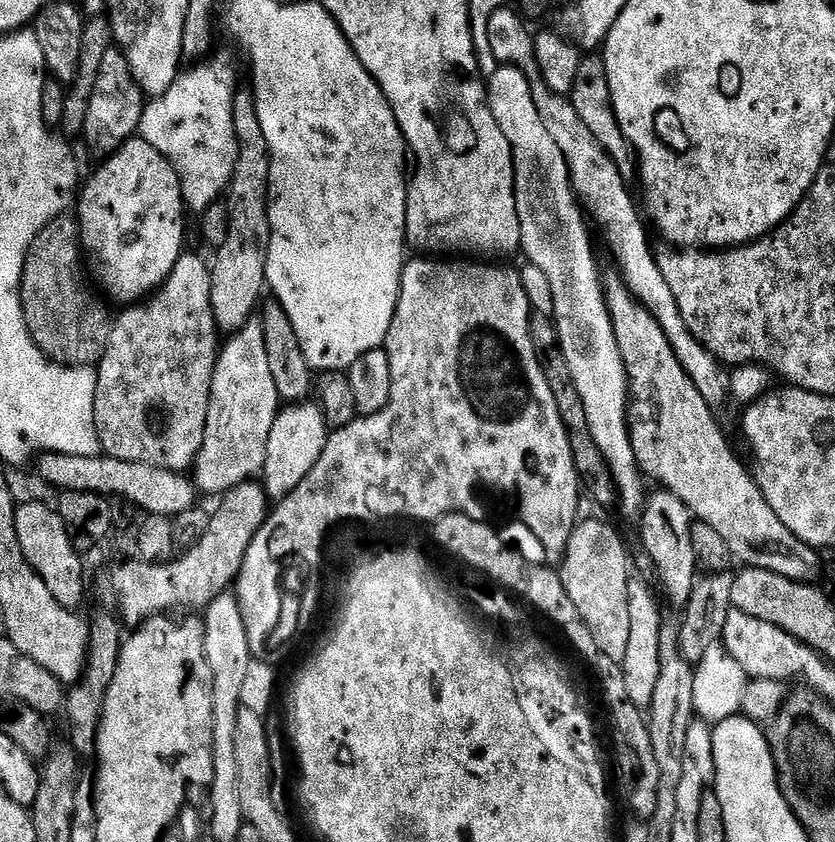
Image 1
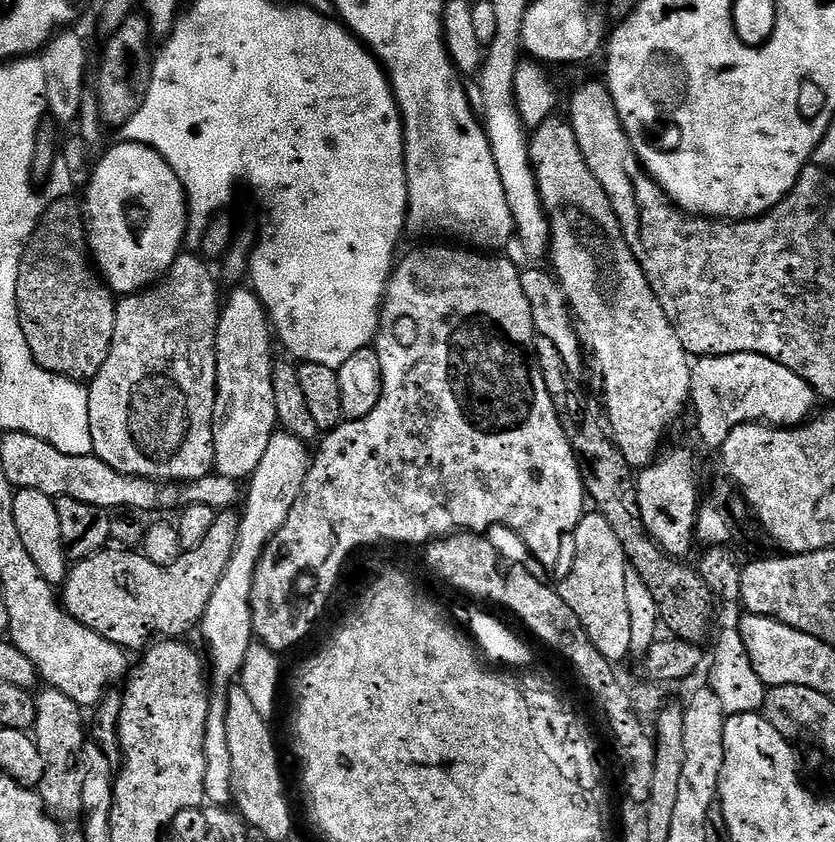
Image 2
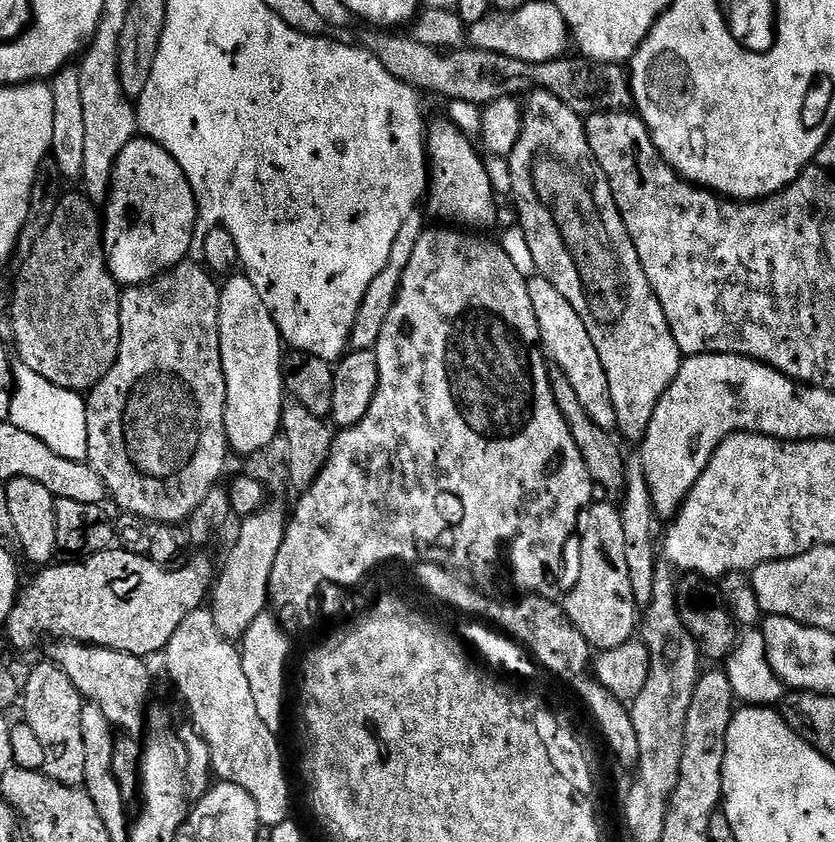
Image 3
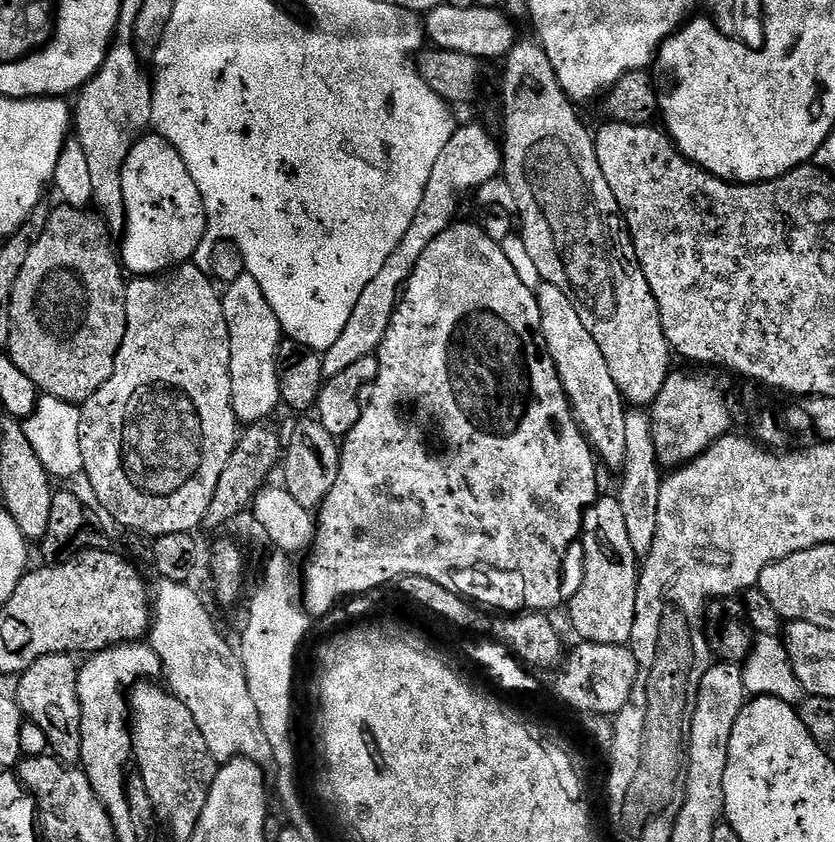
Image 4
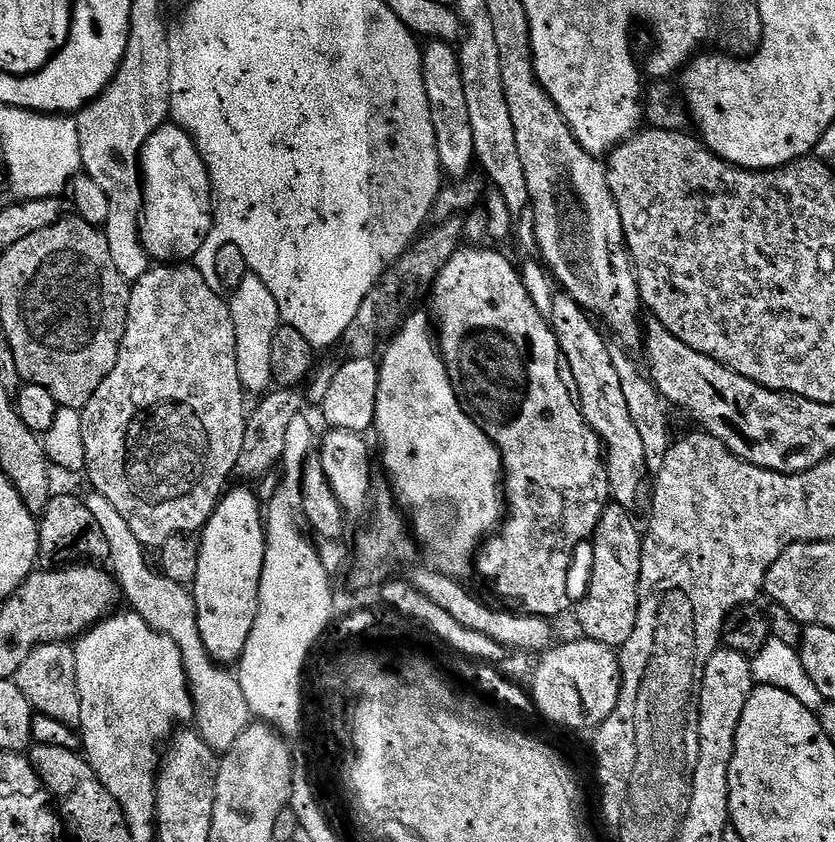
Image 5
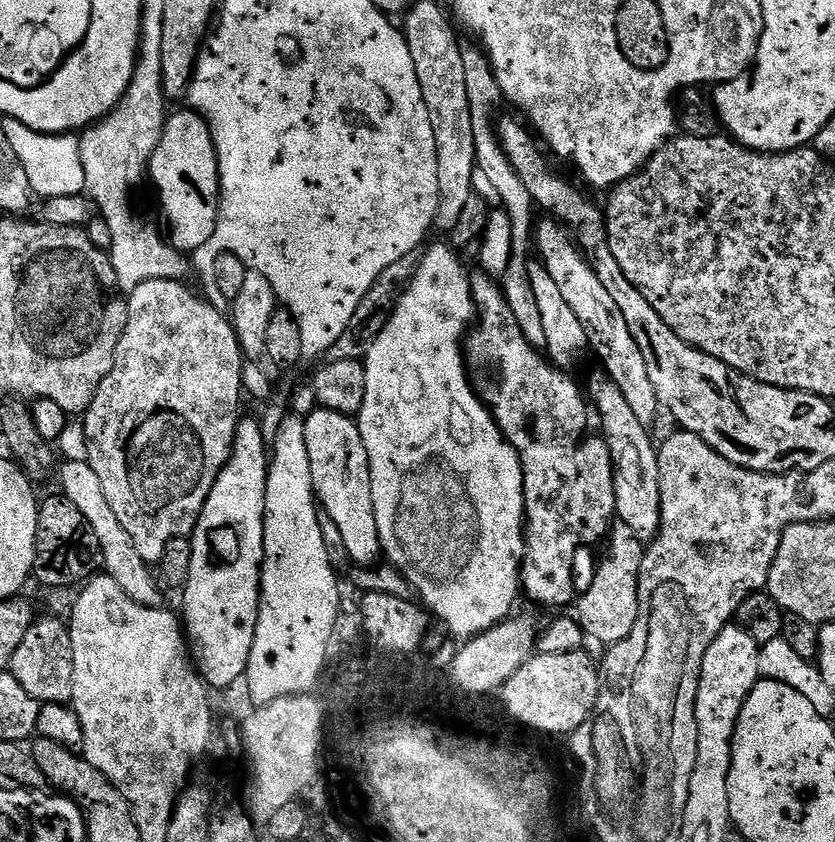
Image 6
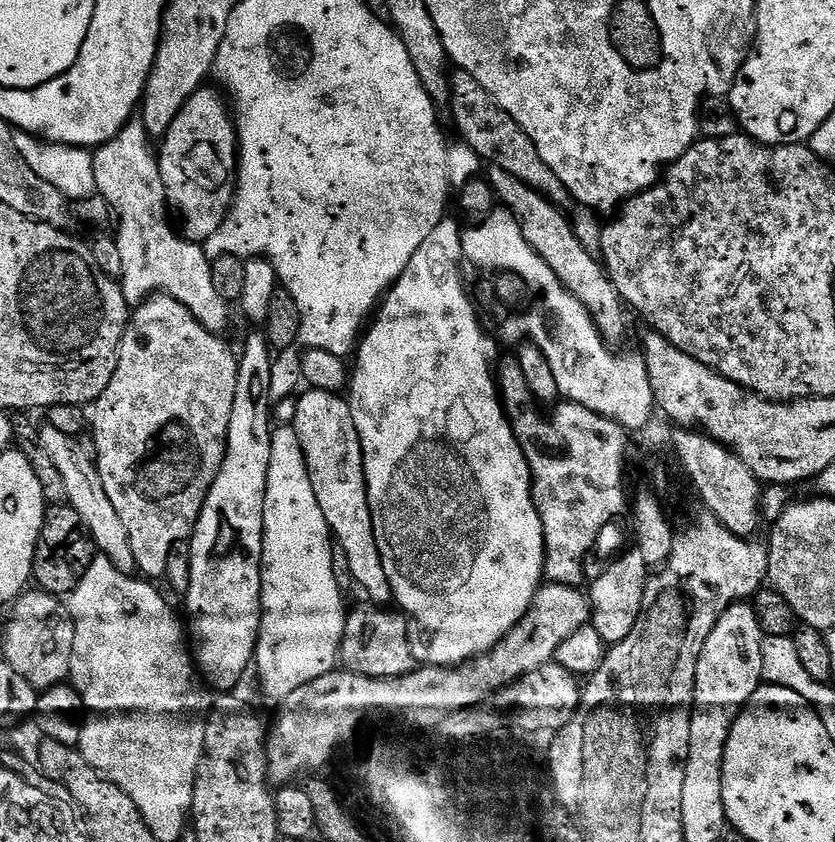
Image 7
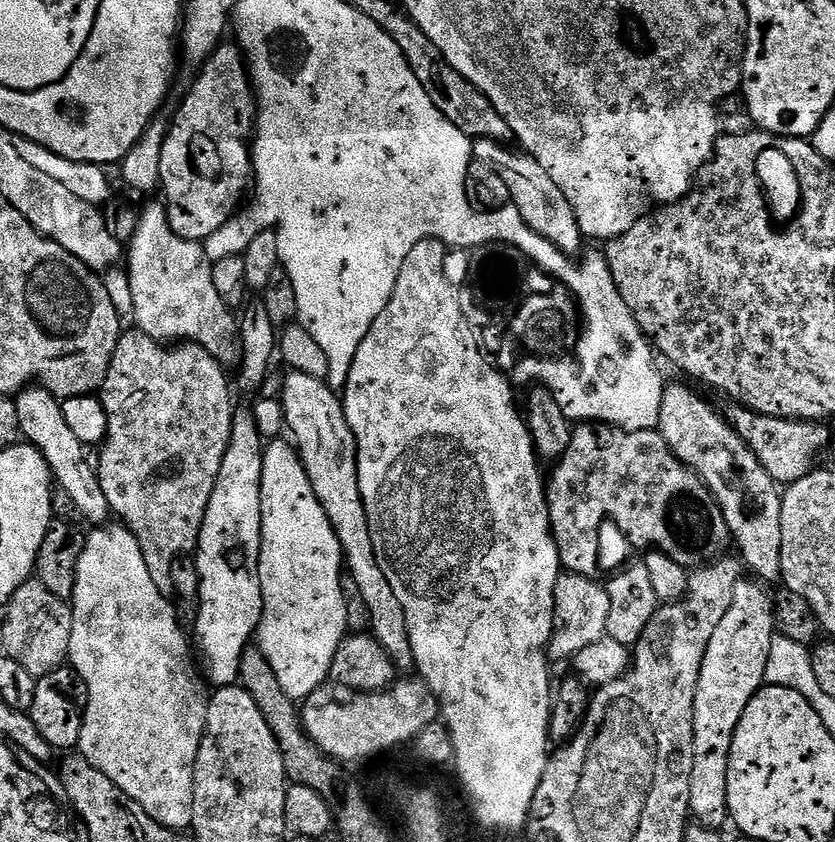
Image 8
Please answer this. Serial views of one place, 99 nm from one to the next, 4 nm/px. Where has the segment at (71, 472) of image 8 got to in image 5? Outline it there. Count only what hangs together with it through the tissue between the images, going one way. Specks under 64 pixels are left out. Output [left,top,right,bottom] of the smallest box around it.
[86,490,253,754]

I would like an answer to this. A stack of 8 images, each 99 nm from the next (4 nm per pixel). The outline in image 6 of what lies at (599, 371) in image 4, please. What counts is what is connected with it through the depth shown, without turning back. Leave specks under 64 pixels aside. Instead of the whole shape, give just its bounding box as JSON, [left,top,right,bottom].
[586,378,662,542]

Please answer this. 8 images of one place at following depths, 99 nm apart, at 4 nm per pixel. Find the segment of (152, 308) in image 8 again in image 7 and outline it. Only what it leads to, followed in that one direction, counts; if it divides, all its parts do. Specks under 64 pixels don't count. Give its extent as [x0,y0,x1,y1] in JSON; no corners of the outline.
[92,118,229,334]

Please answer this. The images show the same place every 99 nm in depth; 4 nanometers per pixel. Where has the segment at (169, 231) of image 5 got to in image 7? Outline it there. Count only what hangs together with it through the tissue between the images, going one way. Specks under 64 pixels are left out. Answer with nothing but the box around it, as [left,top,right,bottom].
[158,87,238,245]

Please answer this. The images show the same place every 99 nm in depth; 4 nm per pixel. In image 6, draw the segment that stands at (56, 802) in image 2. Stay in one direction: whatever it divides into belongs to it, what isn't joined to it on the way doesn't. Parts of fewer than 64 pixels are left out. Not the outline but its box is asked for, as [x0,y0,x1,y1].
[10,616,74,704]

